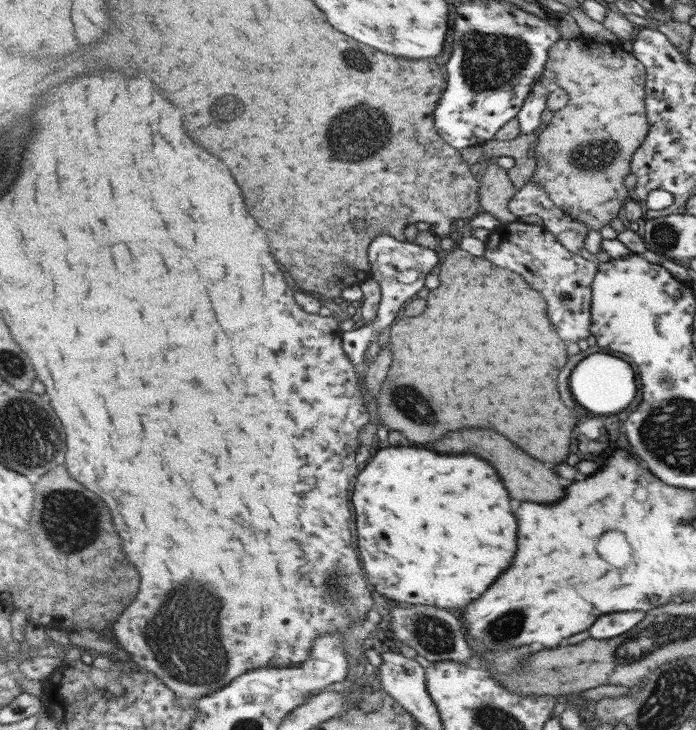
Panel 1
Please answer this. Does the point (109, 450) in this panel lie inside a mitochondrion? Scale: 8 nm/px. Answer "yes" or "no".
no

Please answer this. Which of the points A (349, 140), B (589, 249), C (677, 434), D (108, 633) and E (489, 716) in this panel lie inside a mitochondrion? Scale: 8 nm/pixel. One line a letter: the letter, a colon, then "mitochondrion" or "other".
A: mitochondrion
B: other
C: mitochondrion
D: other
E: mitochondrion

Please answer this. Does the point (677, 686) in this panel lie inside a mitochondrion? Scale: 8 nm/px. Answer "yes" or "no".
yes

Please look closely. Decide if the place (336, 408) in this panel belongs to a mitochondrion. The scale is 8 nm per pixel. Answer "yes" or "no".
no

